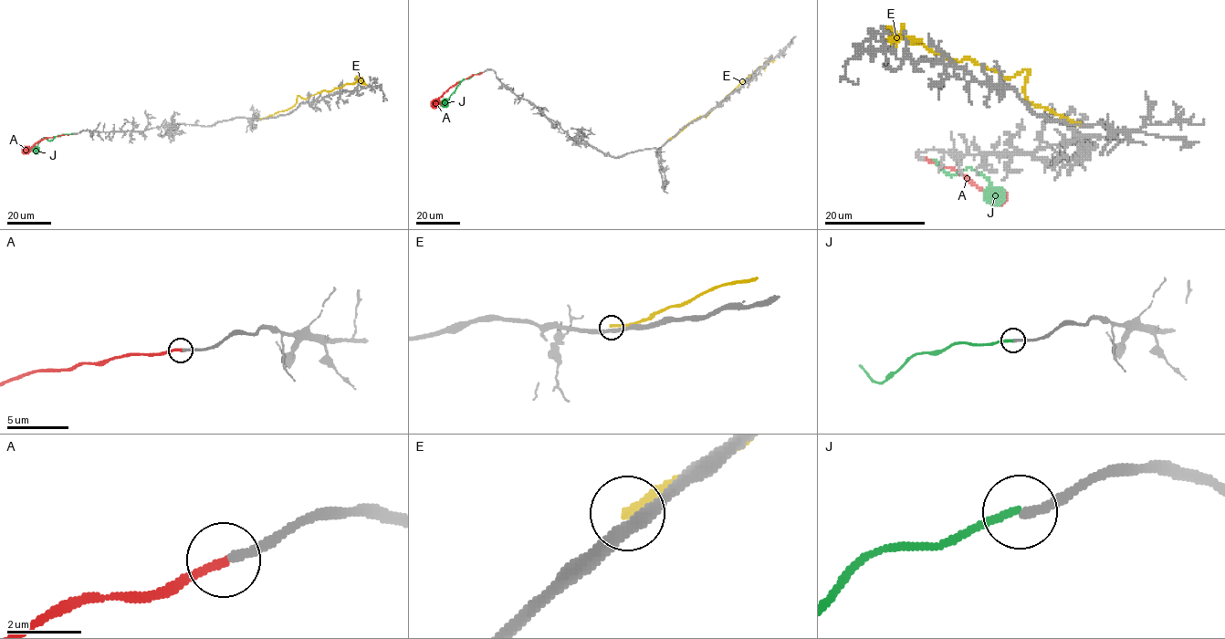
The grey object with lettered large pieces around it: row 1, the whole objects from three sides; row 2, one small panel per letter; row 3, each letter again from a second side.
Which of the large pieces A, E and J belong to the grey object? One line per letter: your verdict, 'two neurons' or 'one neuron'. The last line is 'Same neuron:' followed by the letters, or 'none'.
A: one neuron
E: two neurons
J: two neurons
Same neuron: A

